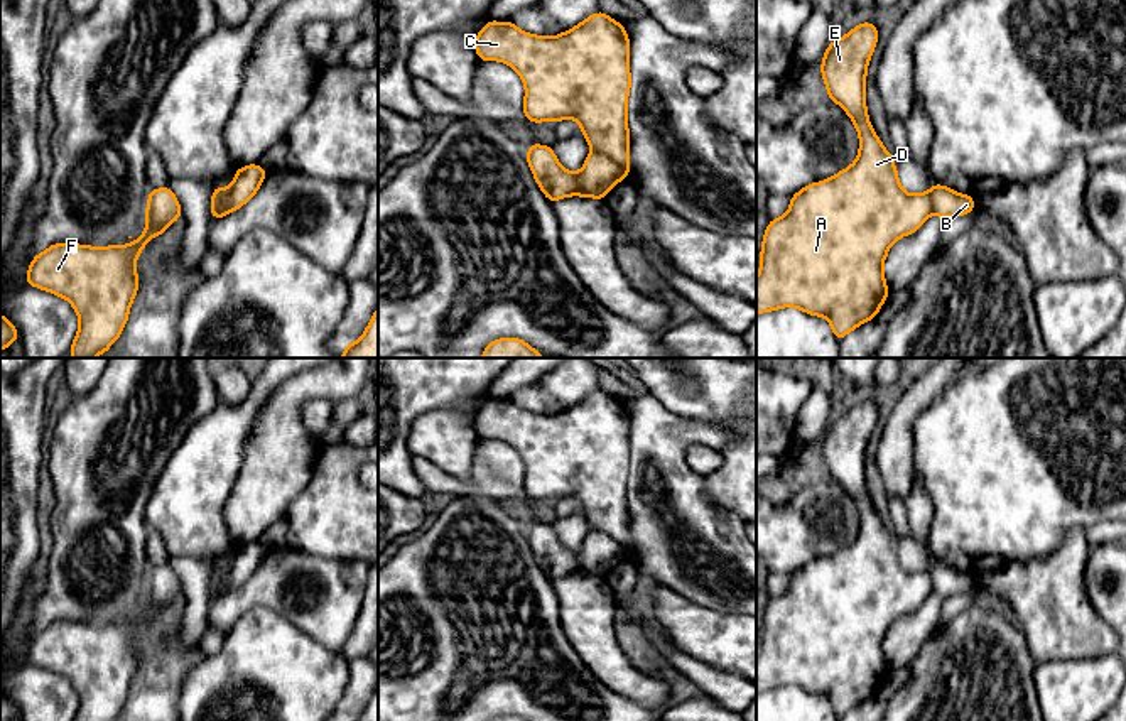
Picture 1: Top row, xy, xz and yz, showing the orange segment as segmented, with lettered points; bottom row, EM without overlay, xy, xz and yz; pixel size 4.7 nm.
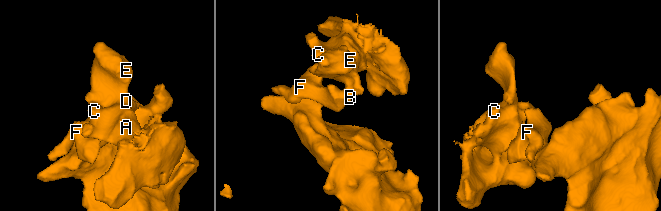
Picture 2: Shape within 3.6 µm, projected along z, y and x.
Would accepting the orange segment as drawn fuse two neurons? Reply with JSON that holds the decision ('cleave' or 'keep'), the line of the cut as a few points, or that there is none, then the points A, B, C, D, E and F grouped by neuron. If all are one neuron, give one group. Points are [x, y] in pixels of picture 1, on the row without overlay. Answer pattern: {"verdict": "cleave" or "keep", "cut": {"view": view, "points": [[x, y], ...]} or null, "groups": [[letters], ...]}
{"verdict": "cleave", "cut": {"view": "xz", "points": [[593, 529], [605, 531], [618, 544], [623, 556]]}, "groups": [["A", "C", "D", "E"], ["B", "F"]]}

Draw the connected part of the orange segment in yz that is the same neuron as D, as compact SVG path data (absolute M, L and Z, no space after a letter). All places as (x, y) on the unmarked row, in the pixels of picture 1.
M863 400L832 419L824 431L820 451L829 478L853 498L859 532L847 547L802 566L790 576L788 589L768 601L756 655L756 692L797 686L826 696L839 719L878 694L890 670L883 653L890 625L905 613L917 611L932 593L930 571L908 572L900 564L895 537L869 501L866 451L876 420L876 404Z

